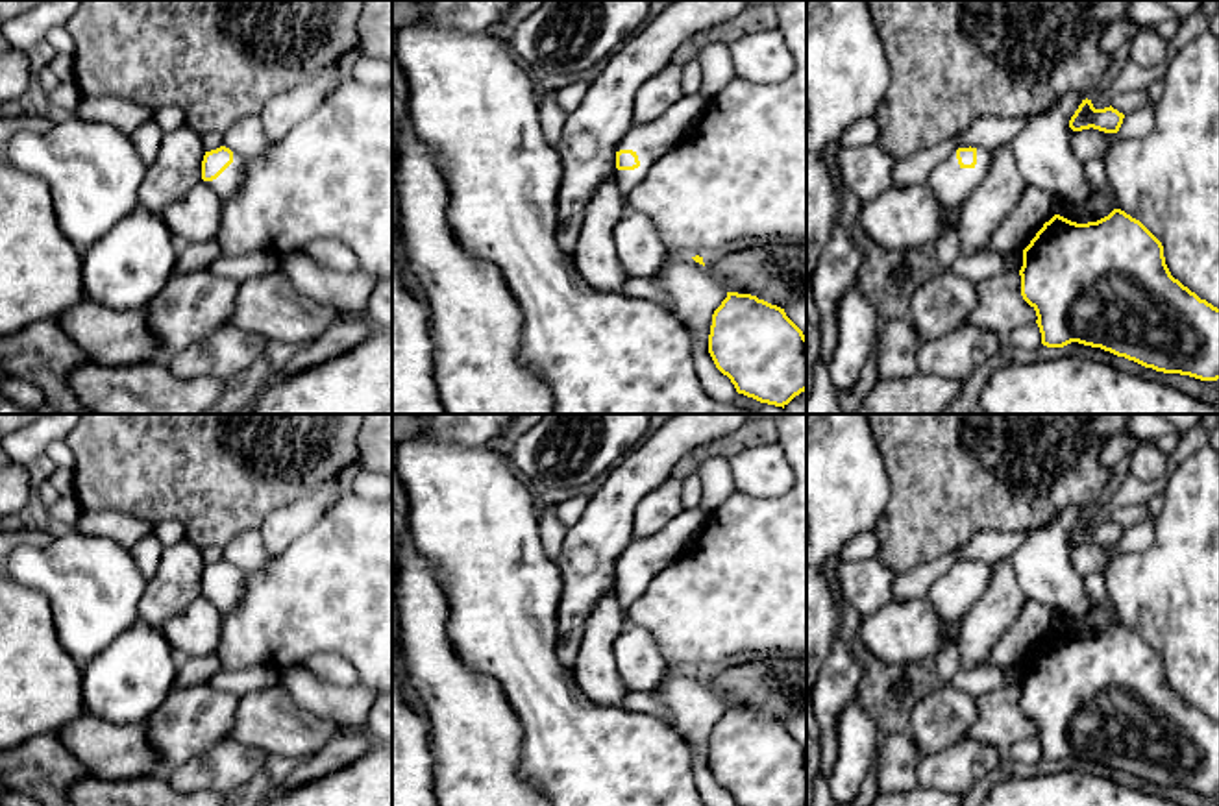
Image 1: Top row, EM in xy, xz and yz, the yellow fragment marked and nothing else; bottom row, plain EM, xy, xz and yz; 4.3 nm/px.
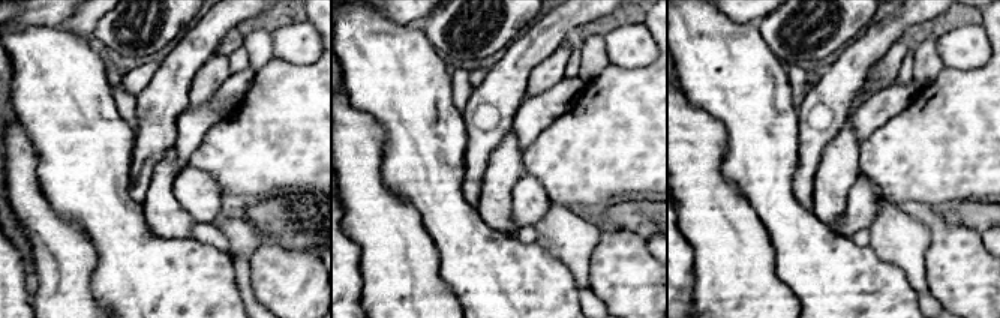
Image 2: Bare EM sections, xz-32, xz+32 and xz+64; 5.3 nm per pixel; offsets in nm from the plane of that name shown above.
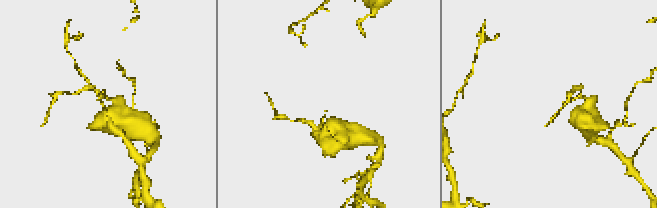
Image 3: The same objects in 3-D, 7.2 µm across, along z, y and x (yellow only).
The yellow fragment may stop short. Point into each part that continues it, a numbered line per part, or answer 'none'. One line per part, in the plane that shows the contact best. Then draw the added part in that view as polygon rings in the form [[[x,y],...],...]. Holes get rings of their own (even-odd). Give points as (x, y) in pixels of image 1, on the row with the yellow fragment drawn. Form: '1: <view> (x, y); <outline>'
1: xz (650, 141); [[[703,92],[683,94],[653,122],[633,124],[627,135],[618,144],[620,150],[633,150],[638,155],[640,166],[634,170],[618,170],[614,177],[622,194],[629,192],[647,176],[649,168],[668,150],[686,137],[694,122],[707,107],[708,98]]]

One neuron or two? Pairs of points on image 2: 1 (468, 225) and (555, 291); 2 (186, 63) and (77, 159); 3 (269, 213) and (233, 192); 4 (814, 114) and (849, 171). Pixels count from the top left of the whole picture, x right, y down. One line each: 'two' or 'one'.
1: one
2: two
3: two
4: two

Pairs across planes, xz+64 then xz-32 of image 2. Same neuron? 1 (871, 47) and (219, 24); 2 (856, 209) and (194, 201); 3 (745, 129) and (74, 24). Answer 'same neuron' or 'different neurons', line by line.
1: same neuron
2: same neuron
3: different neurons

